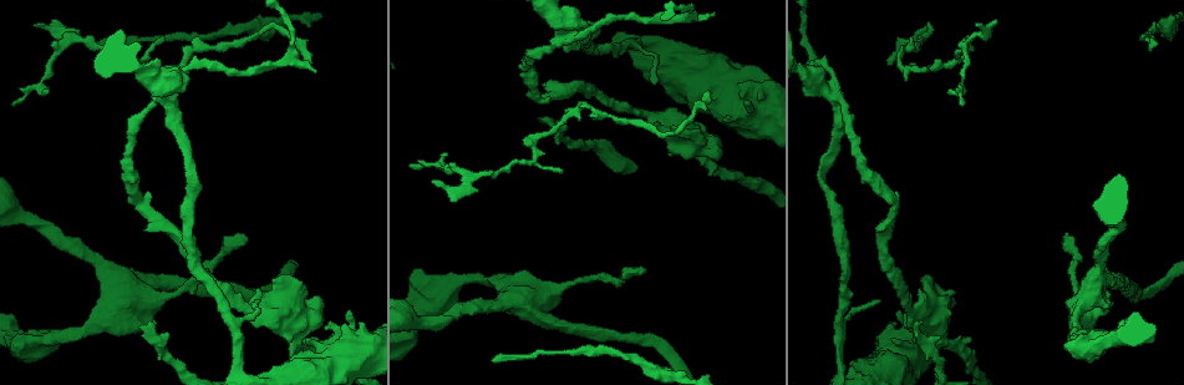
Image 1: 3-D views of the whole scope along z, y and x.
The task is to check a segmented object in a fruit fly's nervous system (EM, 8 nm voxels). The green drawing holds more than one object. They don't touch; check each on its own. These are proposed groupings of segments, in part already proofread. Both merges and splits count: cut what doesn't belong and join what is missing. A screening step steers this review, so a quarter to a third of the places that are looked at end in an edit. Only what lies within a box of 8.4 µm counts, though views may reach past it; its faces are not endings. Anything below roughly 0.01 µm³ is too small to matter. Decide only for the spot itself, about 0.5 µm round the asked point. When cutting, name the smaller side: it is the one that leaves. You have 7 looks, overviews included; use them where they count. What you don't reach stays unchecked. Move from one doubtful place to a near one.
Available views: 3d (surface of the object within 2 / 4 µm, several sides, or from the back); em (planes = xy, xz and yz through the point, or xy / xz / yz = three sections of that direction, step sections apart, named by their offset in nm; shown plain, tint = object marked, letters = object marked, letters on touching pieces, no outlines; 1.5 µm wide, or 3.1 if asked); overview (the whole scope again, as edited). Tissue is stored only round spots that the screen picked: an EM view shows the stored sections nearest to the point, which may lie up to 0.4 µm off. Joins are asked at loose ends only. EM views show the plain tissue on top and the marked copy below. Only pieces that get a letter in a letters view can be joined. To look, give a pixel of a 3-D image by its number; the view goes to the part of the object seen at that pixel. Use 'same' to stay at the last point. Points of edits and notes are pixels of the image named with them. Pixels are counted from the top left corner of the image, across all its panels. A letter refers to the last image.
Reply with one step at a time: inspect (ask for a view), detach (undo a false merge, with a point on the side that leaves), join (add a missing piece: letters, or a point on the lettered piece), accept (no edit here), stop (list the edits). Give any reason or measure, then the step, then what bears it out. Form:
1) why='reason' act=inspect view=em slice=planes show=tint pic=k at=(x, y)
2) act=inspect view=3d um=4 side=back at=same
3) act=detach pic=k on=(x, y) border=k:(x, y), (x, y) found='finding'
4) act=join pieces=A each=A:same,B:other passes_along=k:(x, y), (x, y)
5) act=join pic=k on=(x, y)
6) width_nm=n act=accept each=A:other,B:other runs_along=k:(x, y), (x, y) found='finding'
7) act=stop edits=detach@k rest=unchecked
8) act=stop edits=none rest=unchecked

why='an open end' act=inspect view=em slice=planes show=letters pic=1 at=(642, 273)

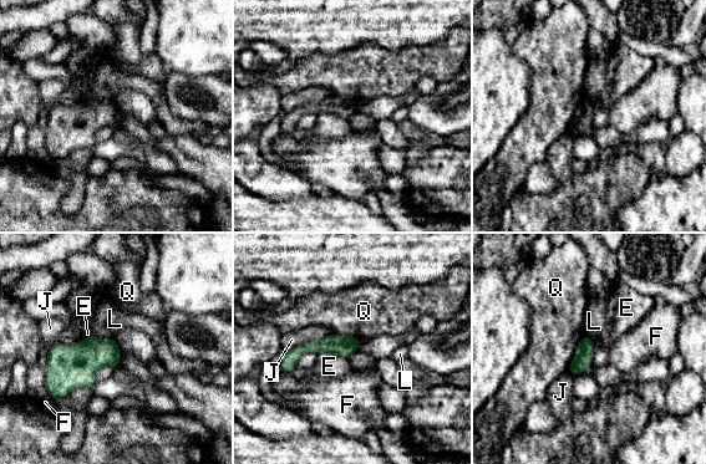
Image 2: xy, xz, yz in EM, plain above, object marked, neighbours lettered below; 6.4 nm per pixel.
act=accept each=E:other,F:other,J:other,L:other,Q:other border=2:(318, 353), (335, 352), (346, 357) found='none of them fits'

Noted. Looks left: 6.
why='a narrow waist' act=inspect view=em slice=planes show=tint pic=1 at=(145, 39)

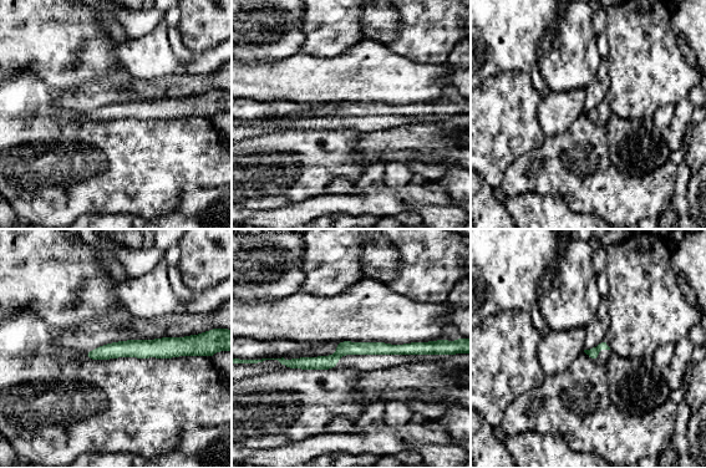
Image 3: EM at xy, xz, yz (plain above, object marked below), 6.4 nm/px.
why='see the neighbours' act=inspect view=em slice=planes show=letters at=same

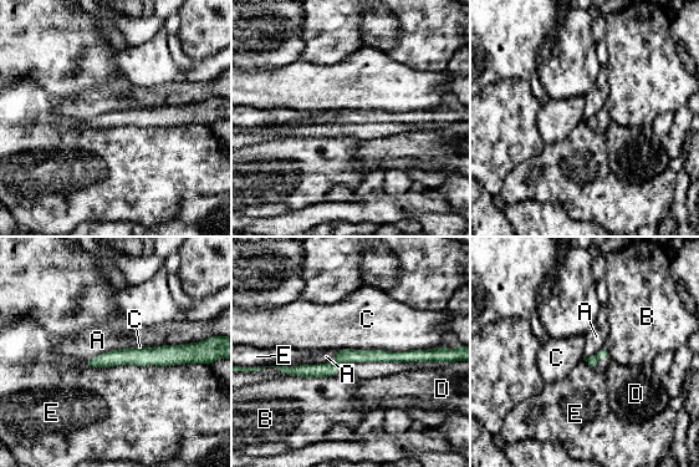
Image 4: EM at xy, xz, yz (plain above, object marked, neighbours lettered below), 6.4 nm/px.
act=accept each=A:other,B:other,C:other,D:other,E:other runs_along=4:(435, 351), (287, 370) found='continuous, no second neuron'

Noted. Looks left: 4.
why='tapers out' act=inspect view=3d um=2 pic=1 at=(888, 60)

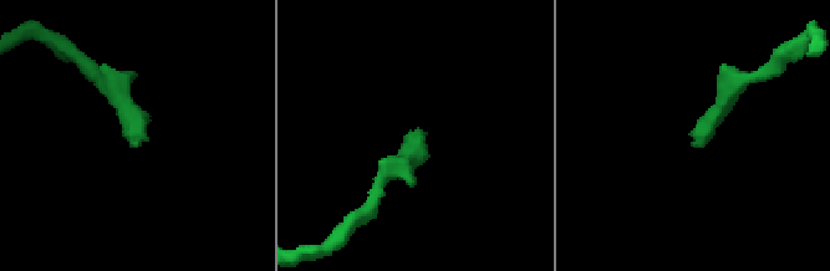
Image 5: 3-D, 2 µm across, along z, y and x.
why='need the tissue' act=inspect view=em slice=planes show=letters pic=5 at=(694, 143)

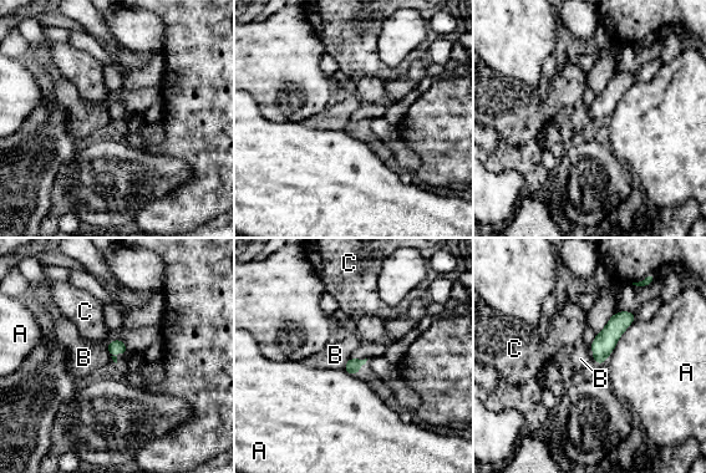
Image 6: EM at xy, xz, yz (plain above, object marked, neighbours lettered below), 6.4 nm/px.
width_nm=90 act=accept each=A:other,B:other,C:other border=6:(349, 357), (343, 369) found='no lettered piece goes on from it'

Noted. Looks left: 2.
act=stop edits=none rest=unchecked

